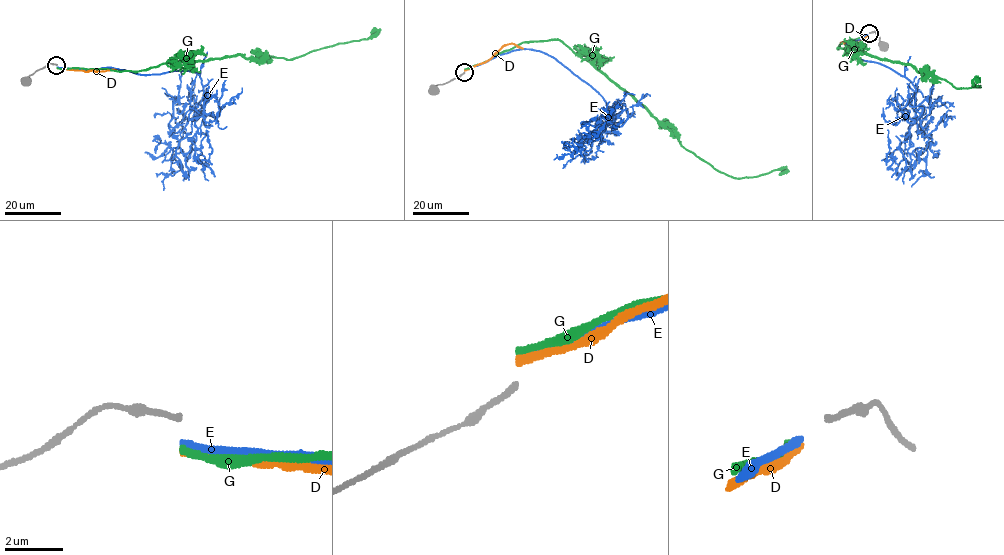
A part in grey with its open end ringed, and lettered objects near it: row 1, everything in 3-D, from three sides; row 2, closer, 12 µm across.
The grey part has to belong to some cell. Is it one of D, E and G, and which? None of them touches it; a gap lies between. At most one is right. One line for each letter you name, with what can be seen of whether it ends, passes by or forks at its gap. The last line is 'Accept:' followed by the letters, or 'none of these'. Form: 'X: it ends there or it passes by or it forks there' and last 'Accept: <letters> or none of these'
Accept: none of these

